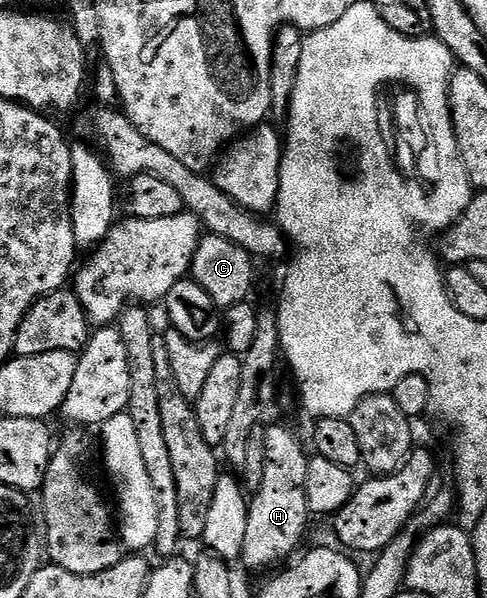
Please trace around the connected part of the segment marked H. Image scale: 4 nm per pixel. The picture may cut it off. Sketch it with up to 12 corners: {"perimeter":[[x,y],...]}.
{"perimeter":[[264,429],[240,563],[276,569],[311,521],[307,448]]}

